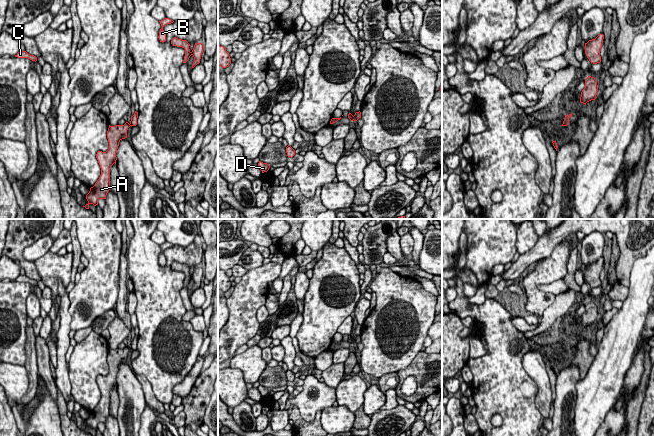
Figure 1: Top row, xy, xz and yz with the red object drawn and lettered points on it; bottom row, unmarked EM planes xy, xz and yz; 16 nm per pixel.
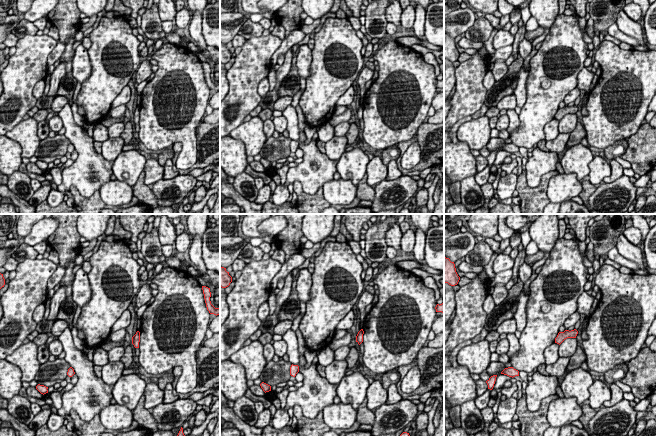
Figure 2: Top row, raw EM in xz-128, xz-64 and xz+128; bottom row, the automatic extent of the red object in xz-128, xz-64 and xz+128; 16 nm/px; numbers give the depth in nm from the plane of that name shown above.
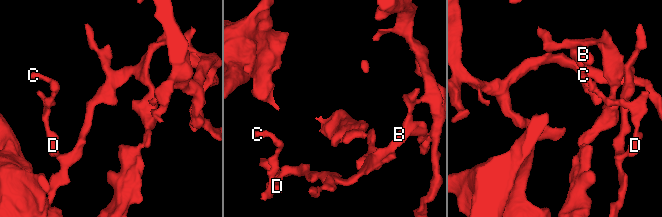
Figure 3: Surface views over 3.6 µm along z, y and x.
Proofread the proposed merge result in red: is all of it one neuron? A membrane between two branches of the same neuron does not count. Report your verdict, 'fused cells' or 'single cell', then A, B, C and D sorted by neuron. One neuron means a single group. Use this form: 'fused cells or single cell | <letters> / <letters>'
fused cells | A / B C D

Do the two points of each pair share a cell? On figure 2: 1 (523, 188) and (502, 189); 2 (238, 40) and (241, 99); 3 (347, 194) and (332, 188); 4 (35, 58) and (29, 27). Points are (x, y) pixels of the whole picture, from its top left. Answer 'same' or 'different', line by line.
1: different
2: different
3: same
4: different

